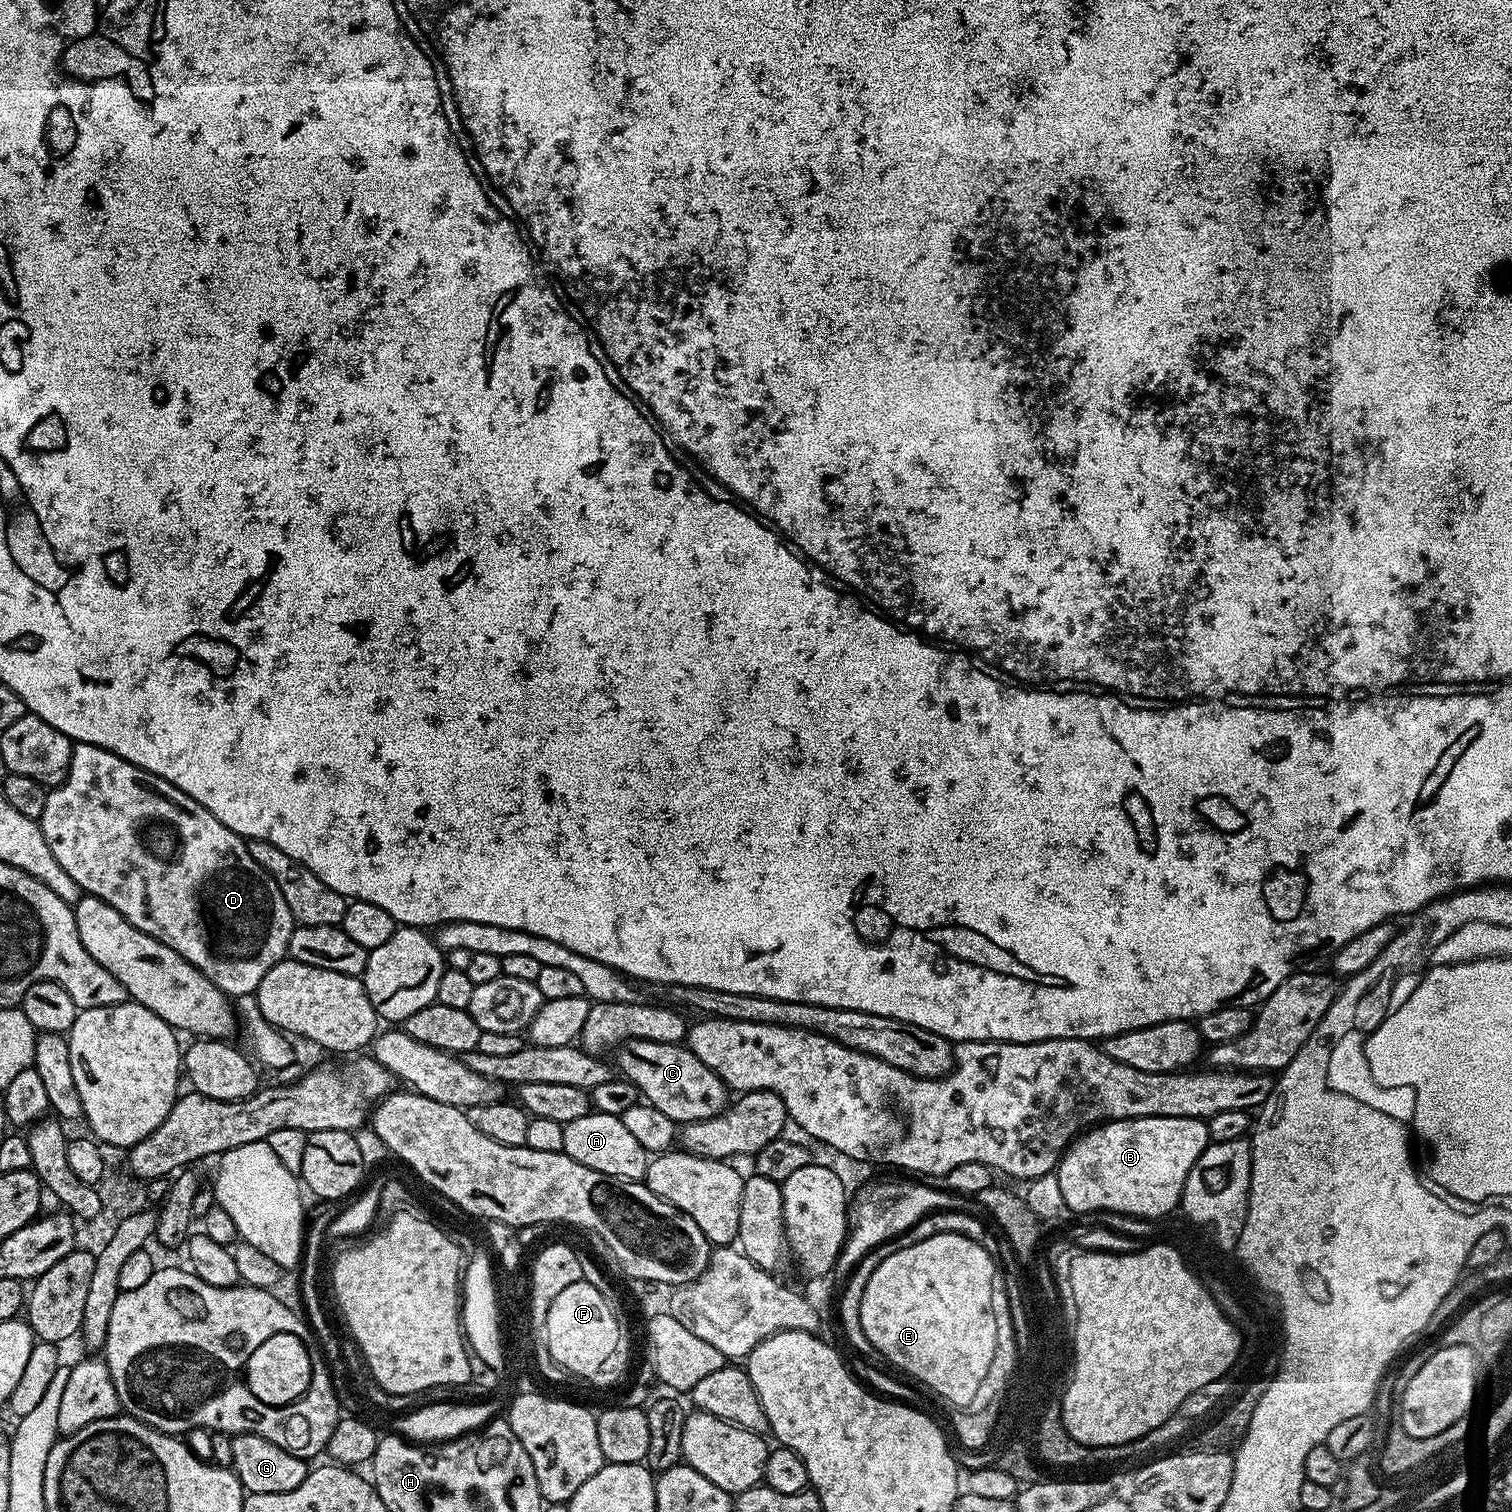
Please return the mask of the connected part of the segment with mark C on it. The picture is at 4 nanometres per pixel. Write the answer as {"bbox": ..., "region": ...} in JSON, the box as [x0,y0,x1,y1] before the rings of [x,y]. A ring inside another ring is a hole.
{"bbox":[614,1040,730,1126],"region":[[[624,1040],[615,1049],[614,1055],[616,1055],[614,1064],[619,1075],[625,1080],[632,1081],[632,1085],[640,1091],[641,1097],[658,1110],[662,1110],[662,1114],[666,1114],[666,1118],[670,1118],[677,1126],[714,1118],[724,1111],[729,1103],[730,1089],[720,1081],[718,1074],[714,1074],[714,1070],[710,1070],[710,1066],[706,1066],[706,1062],[699,1060],[683,1043]]]}

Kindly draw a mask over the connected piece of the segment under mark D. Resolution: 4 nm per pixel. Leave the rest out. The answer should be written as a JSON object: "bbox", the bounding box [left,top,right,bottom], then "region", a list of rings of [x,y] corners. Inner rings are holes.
{"bbox":[38,743,294,998],"region":[[[73,743],[72,757],[66,778],[48,792],[46,810],[42,810],[38,823],[46,838],[46,846],[50,846],[50,854],[54,854],[58,866],[62,866],[62,870],[66,870],[66,874],[70,874],[70,878],[74,878],[81,893],[102,898],[102,902],[106,902],[111,908],[118,910],[118,914],[122,914],[122,918],[126,918],[126,922],[130,922],[130,926],[150,934],[150,938],[170,946],[170,950],[182,954],[182,958],[186,958],[186,962],[190,962],[202,974],[206,974],[206,978],[210,978],[210,982],[214,982],[214,986],[218,986],[218,990],[222,990],[230,998],[251,997],[262,982],[262,978],[266,978],[266,970],[270,970],[279,960],[288,956],[288,943],[294,927],[290,906],[286,906],[286,898],[282,898],[282,890],[278,890],[278,882],[274,882],[274,878],[270,878],[270,874],[266,874],[266,870],[262,870],[262,866],[258,866],[258,862],[254,862],[245,837],[239,836],[234,830],[230,830],[225,824],[218,822],[218,818],[214,818],[214,814],[210,814],[198,802],[194,802],[194,798],[190,798],[182,790],[178,790],[178,786],[126,762],[118,754],[93,744]],[[147,824],[163,826],[172,835],[175,840],[175,851],[171,855],[156,853],[154,847],[146,839],[145,833],[140,833]]]}

